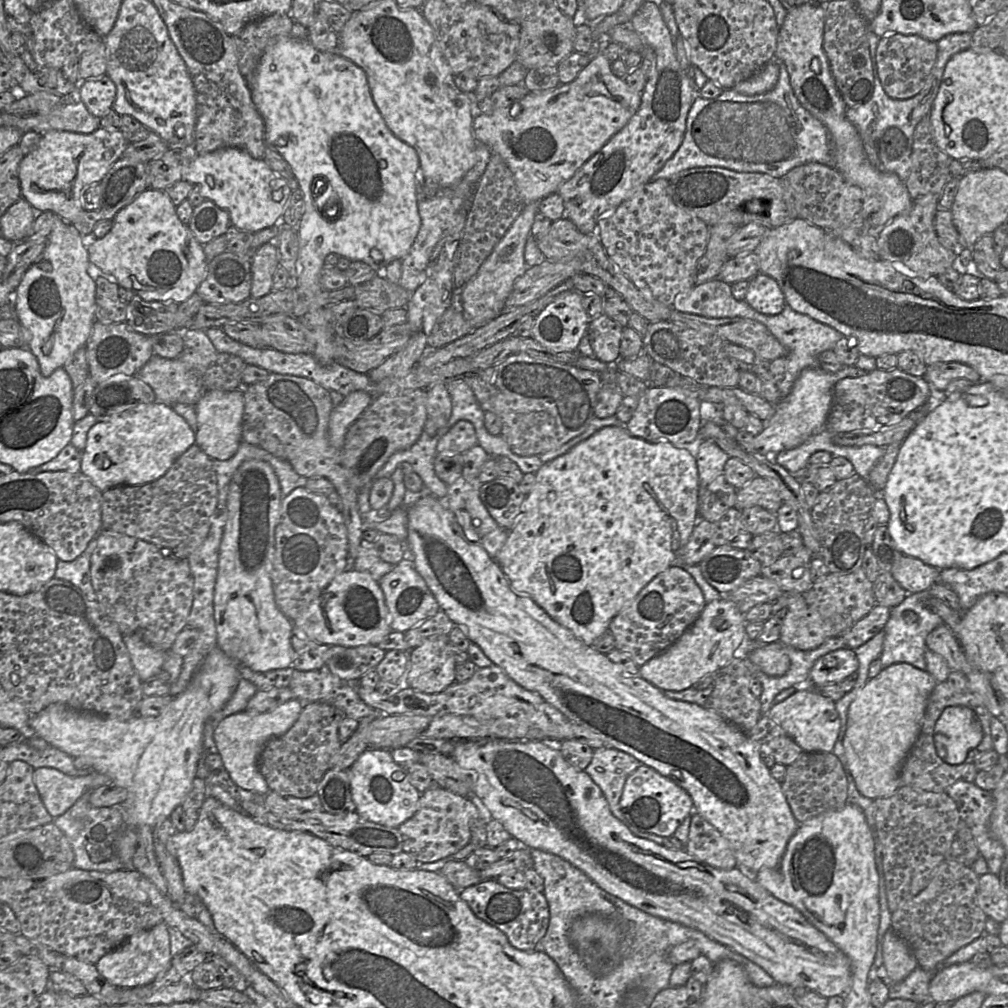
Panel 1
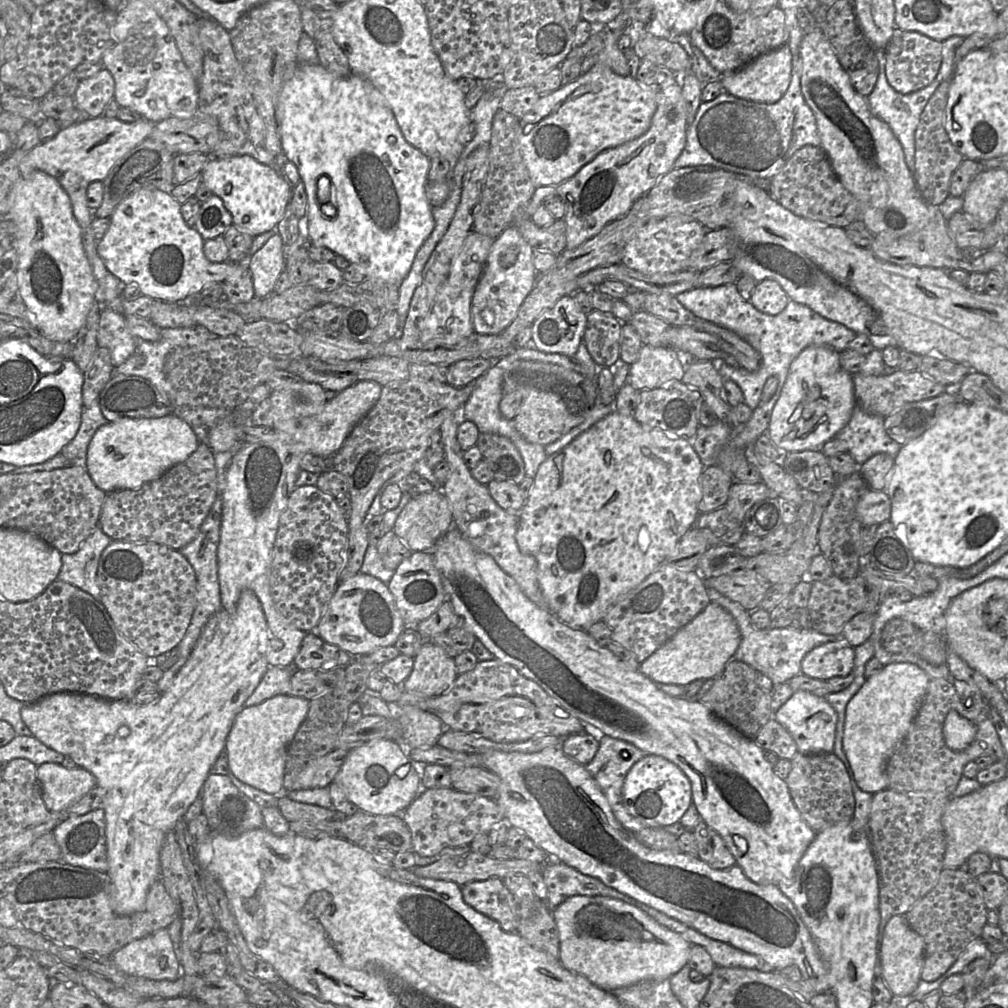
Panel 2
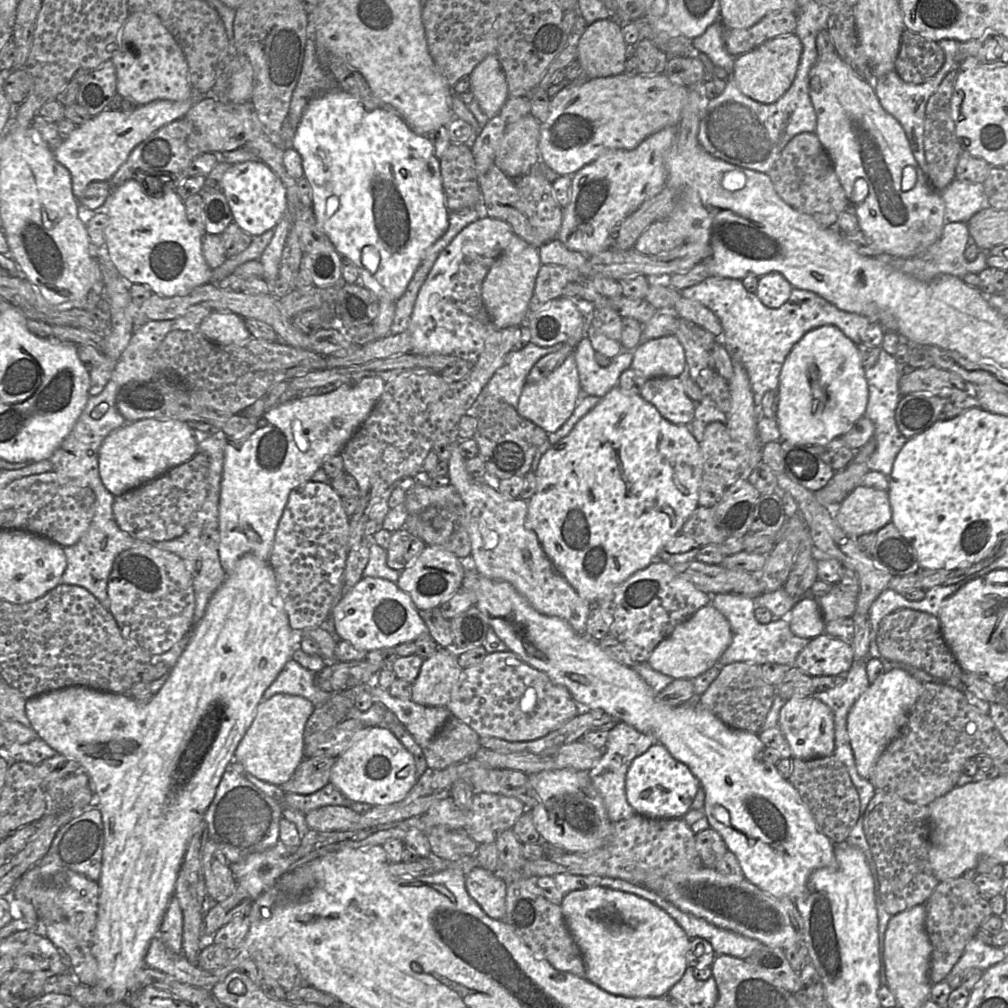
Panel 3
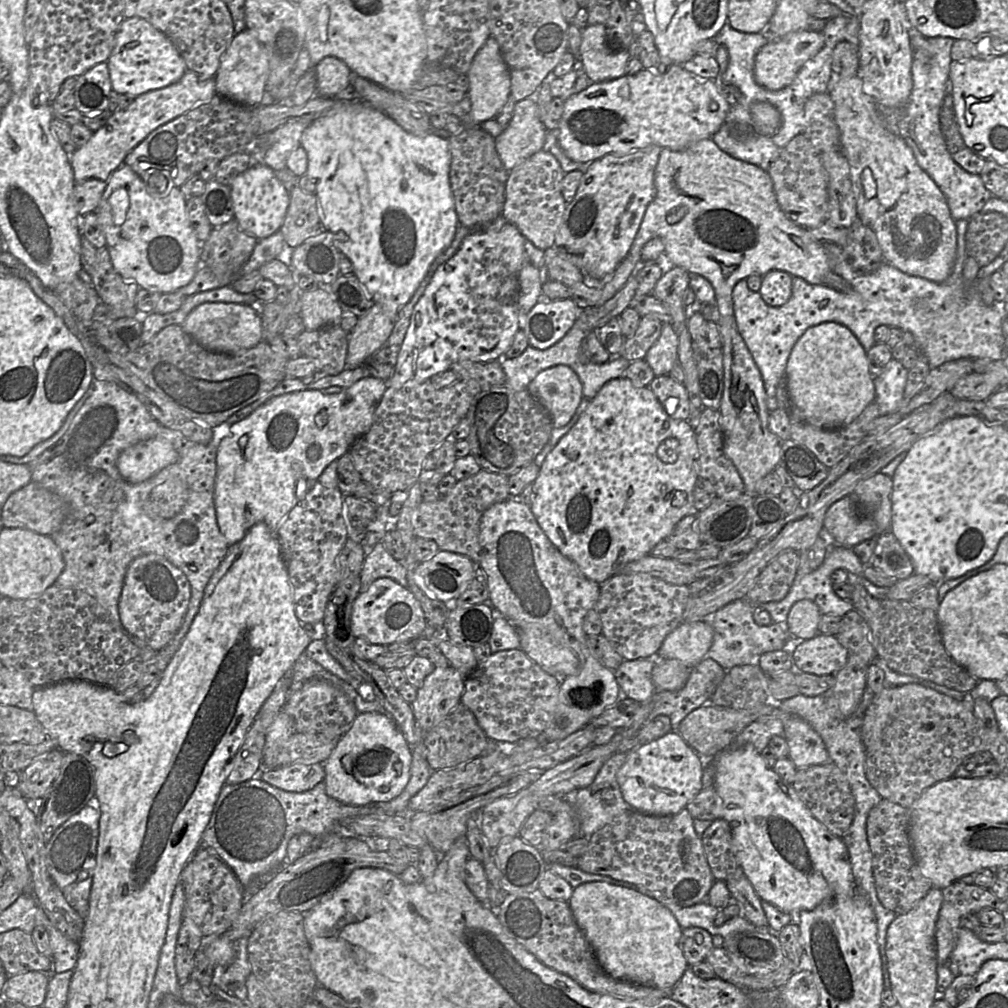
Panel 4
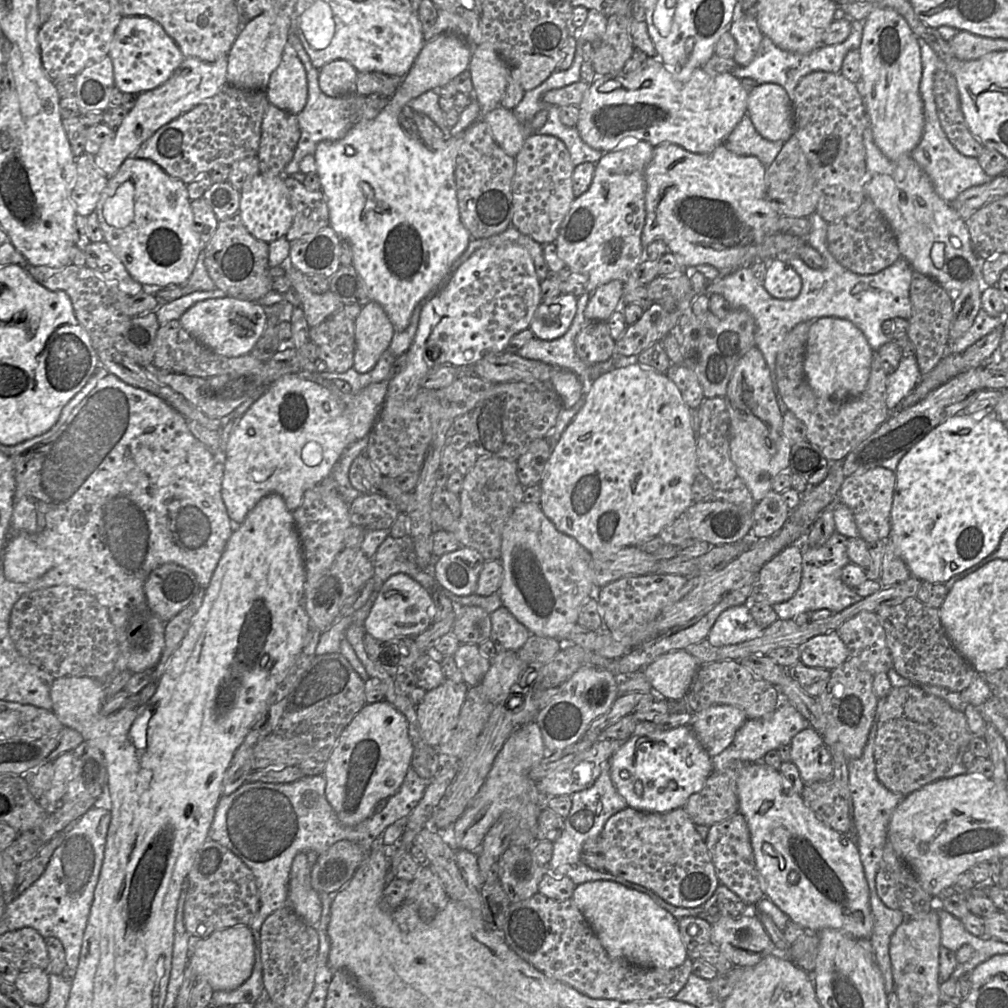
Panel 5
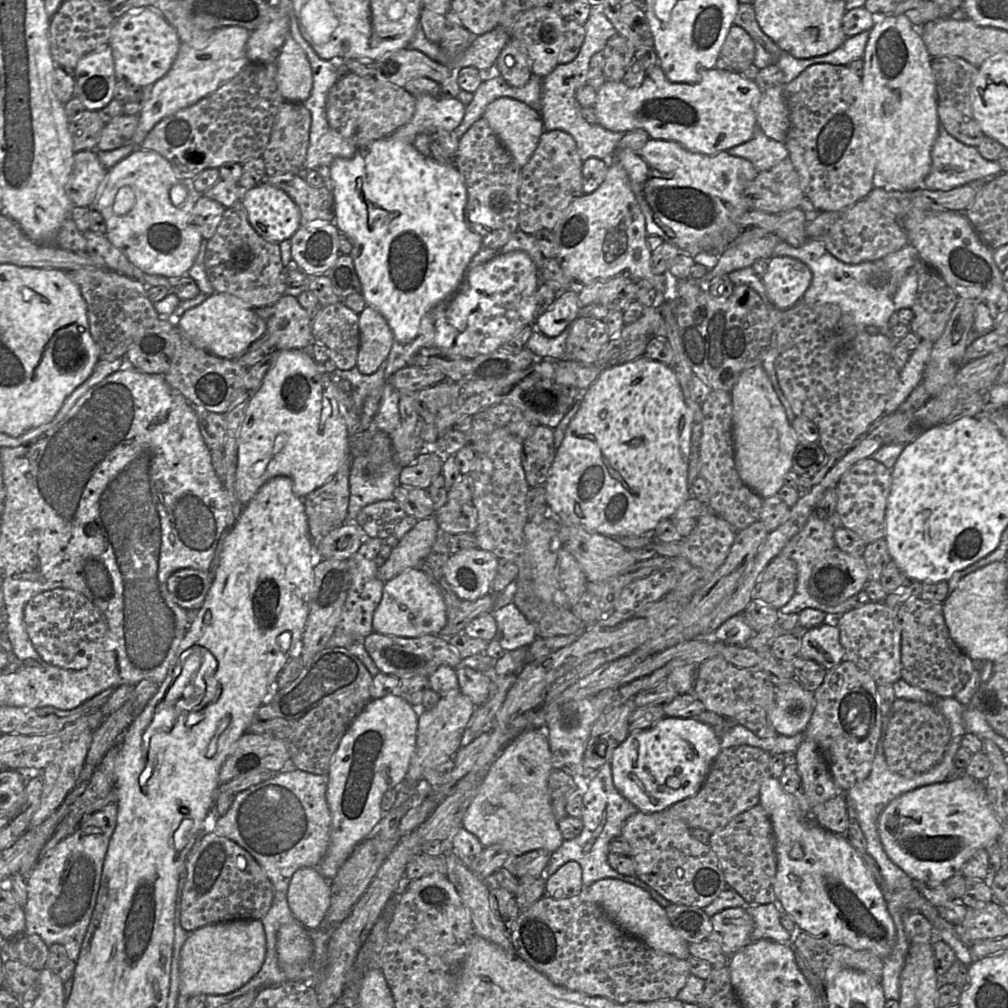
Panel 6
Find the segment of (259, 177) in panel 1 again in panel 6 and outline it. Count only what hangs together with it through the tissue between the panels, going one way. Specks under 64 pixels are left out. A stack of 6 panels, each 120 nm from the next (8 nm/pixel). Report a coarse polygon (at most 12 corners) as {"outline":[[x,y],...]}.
{"outline":[[264,181],[243,190],[249,223],[268,242],[301,225],[291,197]]}

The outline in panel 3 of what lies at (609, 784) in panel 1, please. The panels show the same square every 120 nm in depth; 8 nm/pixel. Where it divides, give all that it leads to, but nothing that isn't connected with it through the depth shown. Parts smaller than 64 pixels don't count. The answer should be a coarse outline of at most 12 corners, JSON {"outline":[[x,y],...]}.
{"outline":[[618,722],[588,771],[612,823],[636,814],[626,798],[632,761],[657,743]]}

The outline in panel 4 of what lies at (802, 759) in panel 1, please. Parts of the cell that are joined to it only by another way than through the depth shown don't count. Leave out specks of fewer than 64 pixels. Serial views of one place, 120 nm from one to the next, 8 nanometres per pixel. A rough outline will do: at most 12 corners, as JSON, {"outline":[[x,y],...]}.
{"outline":[[833,762],[798,769],[792,786],[818,821],[844,836],[855,815]]}

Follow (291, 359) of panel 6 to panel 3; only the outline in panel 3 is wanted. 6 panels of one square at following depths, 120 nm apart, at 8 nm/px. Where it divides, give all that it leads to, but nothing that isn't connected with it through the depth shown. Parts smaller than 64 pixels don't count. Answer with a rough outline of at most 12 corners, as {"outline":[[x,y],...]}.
{"outline":[[385,383],[279,403],[229,439],[226,574],[269,561],[291,491],[340,454]]}

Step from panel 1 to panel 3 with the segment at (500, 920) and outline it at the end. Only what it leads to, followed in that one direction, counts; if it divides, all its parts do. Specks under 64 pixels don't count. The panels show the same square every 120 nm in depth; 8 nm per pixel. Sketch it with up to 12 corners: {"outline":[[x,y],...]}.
{"outline":[[480,866],[465,888],[492,919],[506,913],[506,882]]}

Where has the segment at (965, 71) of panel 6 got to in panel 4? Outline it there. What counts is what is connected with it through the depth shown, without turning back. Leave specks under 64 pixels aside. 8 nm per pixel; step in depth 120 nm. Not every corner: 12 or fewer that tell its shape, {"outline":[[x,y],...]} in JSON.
{"outline":[[950,77],[940,110],[947,149],[964,170],[980,174],[986,160],[963,140]]}

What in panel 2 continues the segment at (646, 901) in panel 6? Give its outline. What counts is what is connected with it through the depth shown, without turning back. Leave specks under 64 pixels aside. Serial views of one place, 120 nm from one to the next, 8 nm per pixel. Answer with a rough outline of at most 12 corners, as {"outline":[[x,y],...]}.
{"outline":[[624,901],[552,913],[559,961],[602,990],[670,979],[688,941]]}

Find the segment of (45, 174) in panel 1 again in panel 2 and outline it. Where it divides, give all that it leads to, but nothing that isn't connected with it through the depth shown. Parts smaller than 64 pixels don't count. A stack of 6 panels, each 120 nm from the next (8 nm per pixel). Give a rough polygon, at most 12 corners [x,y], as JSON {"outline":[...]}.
{"outline":[[84,117],[20,160],[68,193],[102,307],[123,315],[123,283],[97,252],[87,189],[156,123]]}

